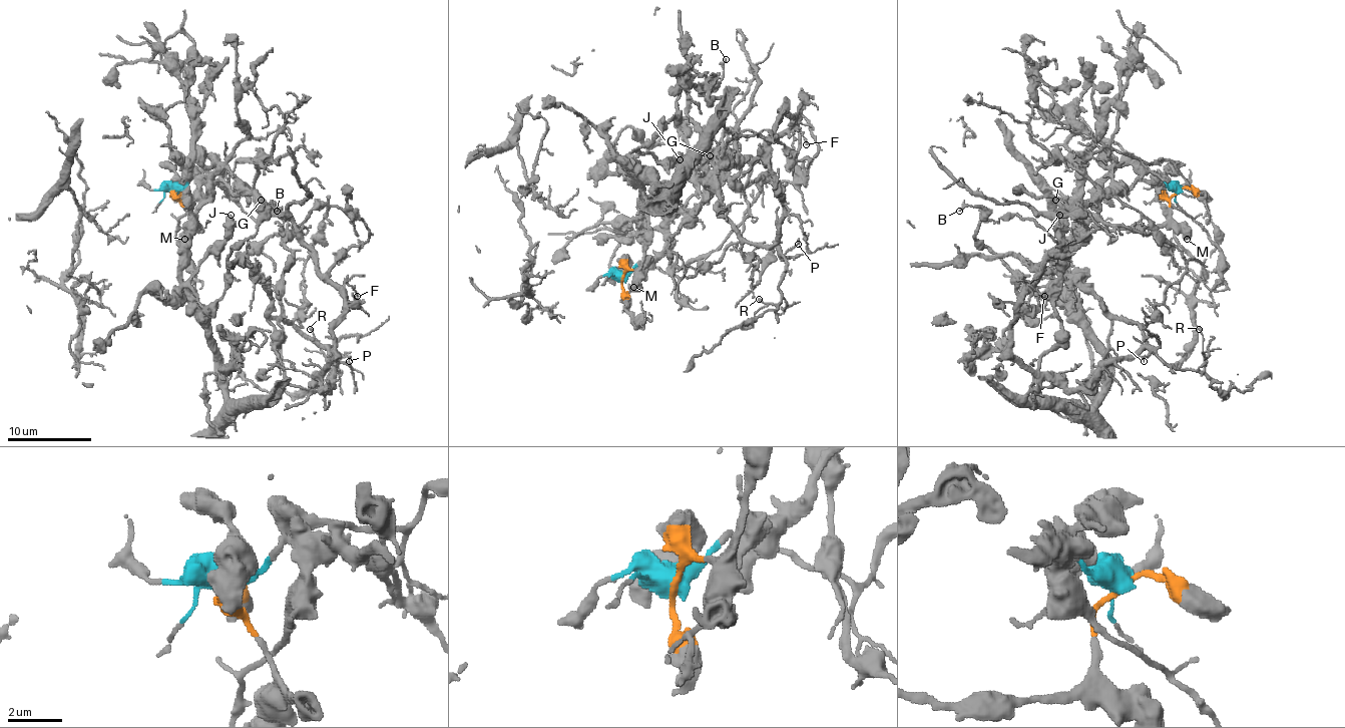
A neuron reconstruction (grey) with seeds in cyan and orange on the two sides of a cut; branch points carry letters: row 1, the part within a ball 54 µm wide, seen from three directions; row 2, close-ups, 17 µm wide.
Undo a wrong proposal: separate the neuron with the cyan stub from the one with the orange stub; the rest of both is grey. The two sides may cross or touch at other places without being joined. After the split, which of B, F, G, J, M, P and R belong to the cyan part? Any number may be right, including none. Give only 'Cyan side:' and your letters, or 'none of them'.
Cyan side: F, G, P, R

